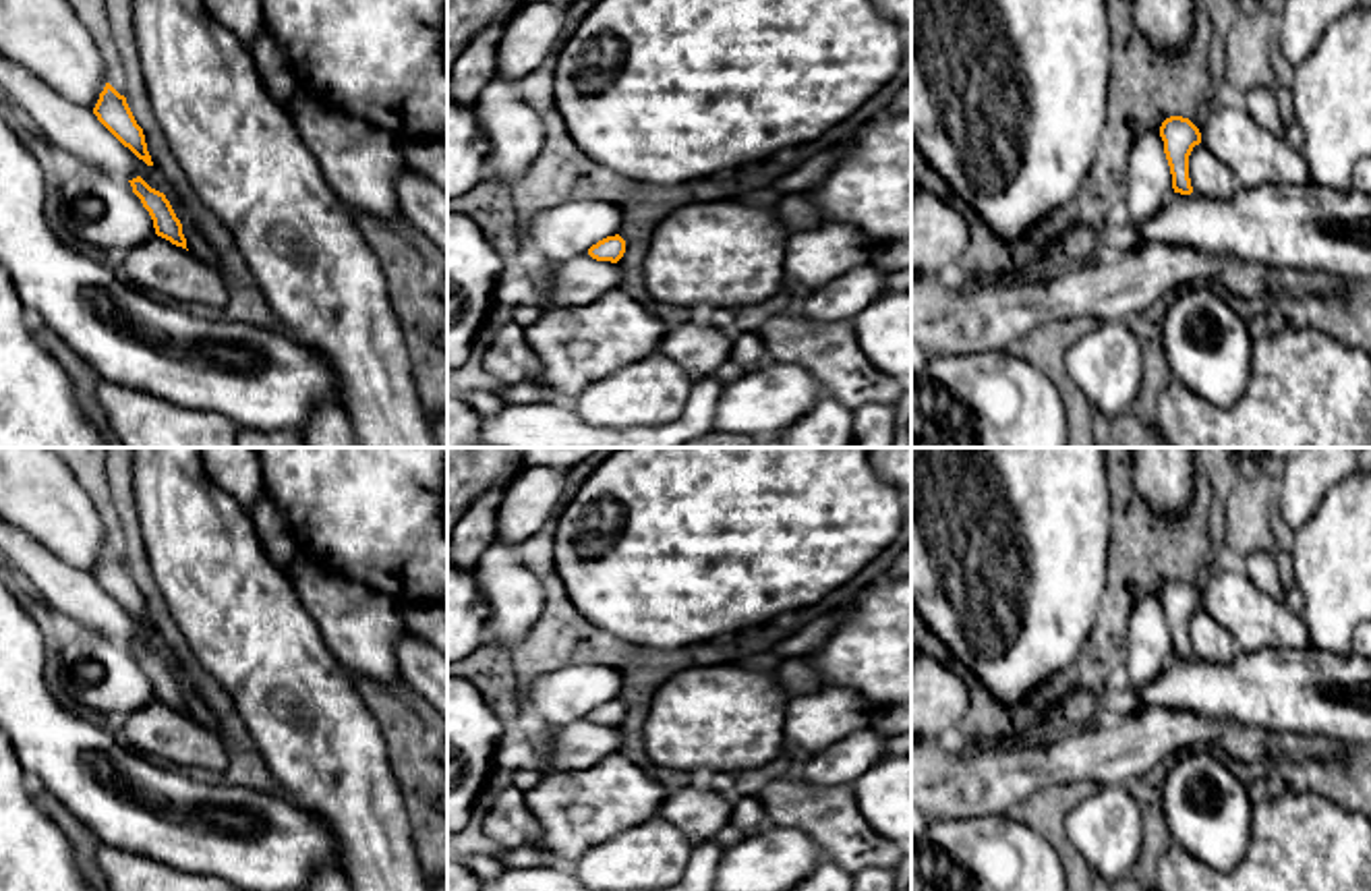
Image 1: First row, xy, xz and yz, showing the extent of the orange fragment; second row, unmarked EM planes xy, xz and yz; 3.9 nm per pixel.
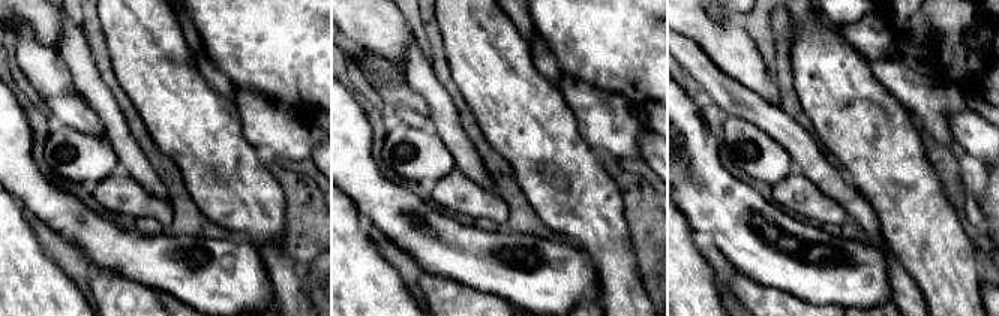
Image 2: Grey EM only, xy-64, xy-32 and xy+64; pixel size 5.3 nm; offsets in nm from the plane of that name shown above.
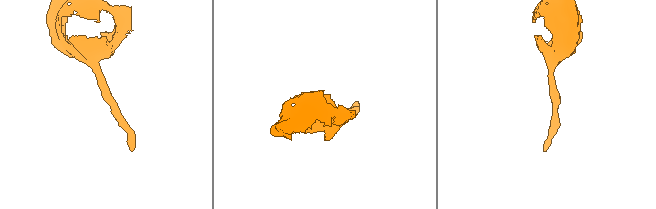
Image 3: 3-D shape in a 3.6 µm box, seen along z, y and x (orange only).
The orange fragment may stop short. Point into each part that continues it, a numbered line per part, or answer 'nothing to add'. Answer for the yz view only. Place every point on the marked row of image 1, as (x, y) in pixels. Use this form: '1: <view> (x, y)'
nothing to add

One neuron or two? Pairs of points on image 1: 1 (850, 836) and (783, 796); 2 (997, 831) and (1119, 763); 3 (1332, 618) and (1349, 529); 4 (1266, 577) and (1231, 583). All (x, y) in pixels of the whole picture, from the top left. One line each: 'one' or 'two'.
1: one
2: two
3: one
4: two

